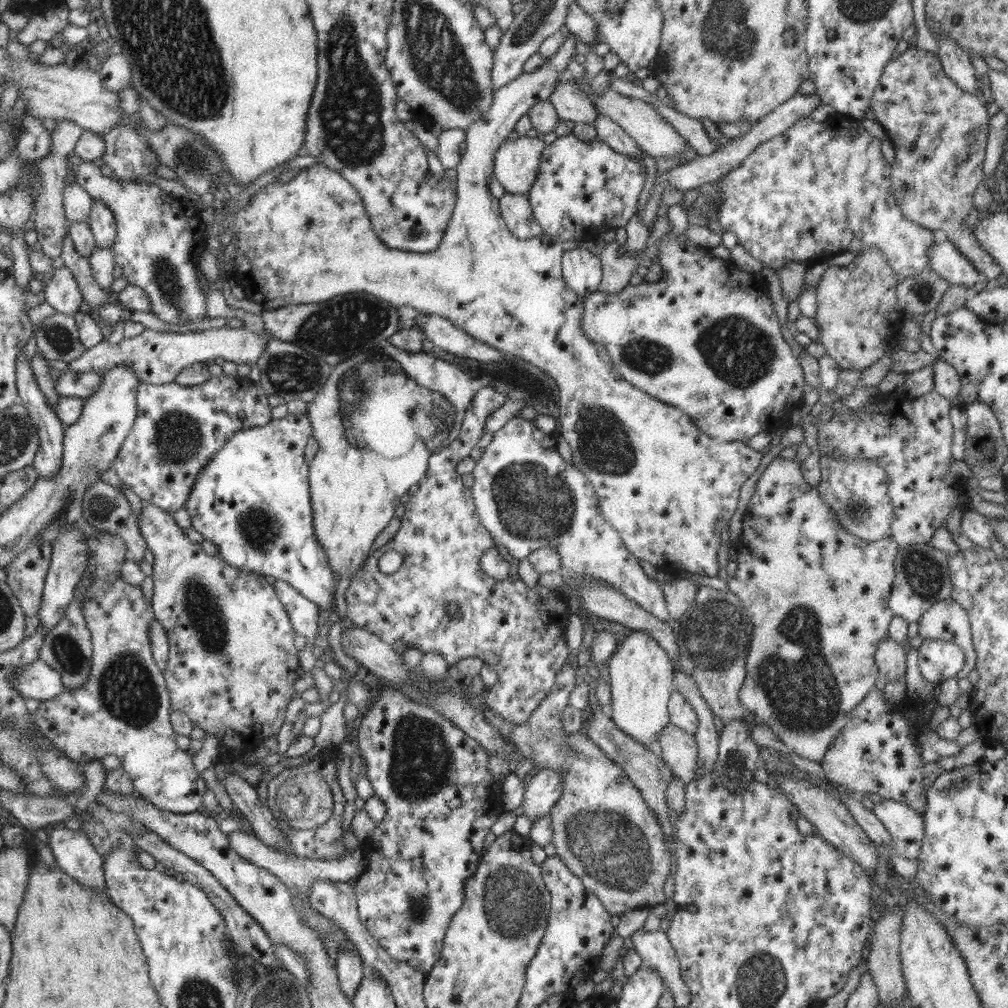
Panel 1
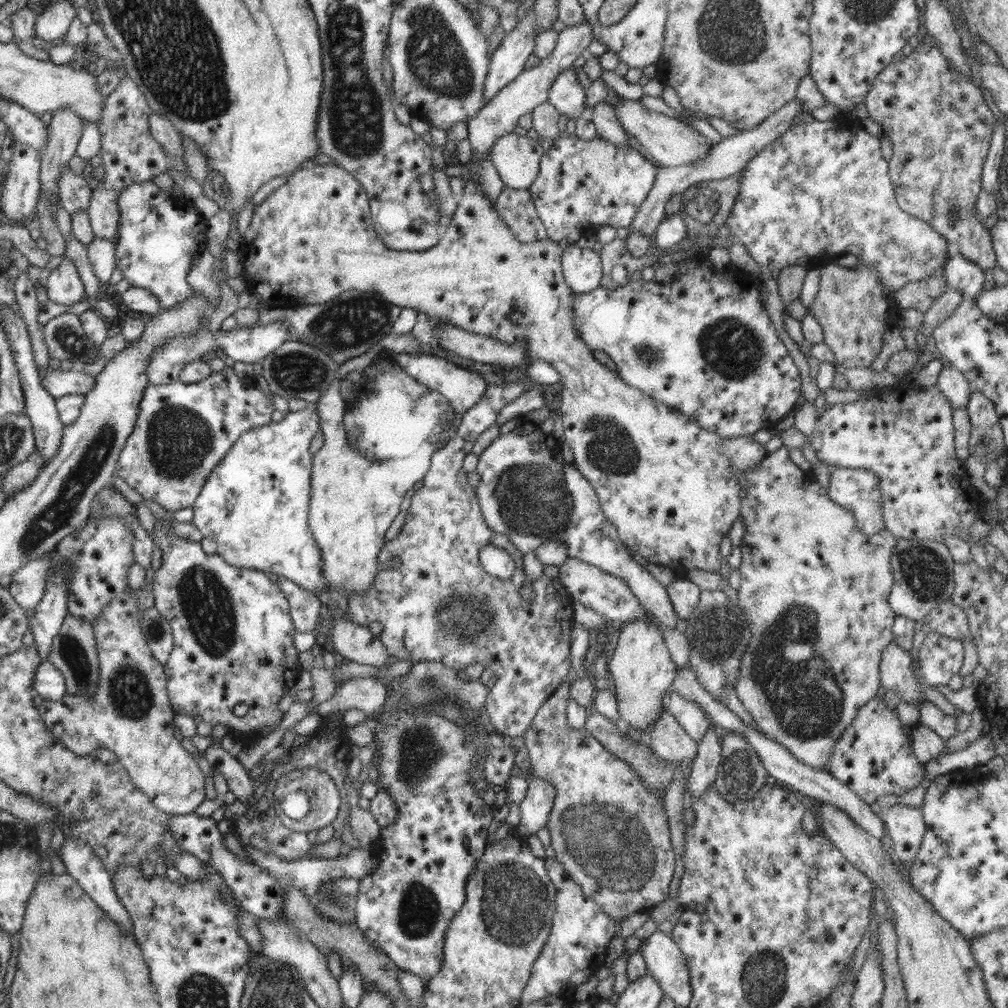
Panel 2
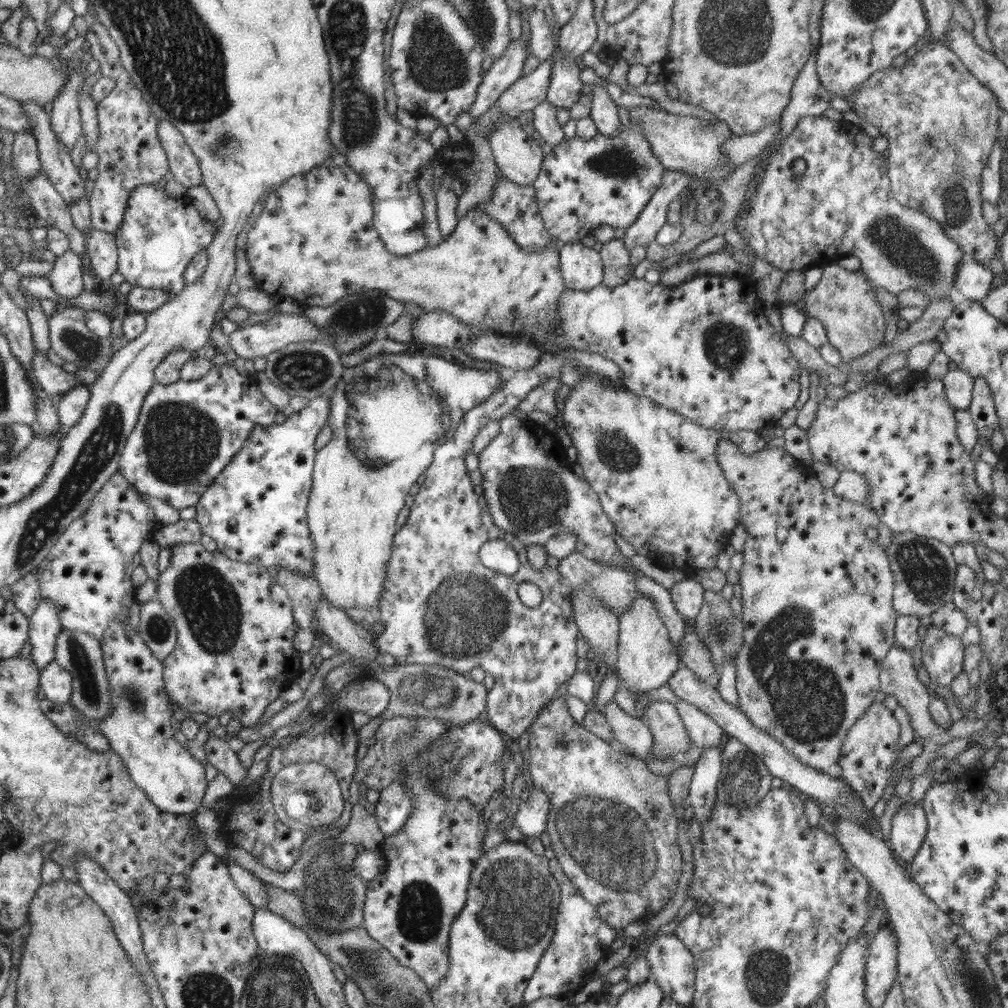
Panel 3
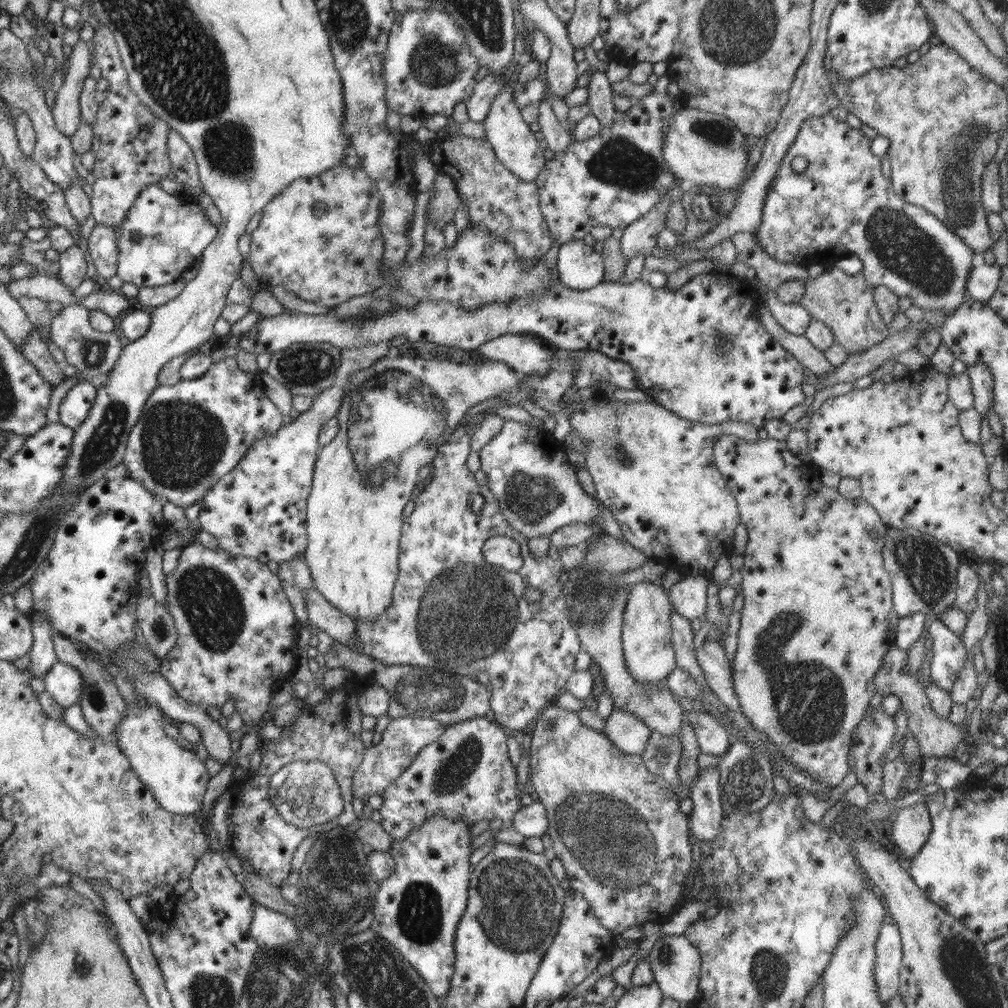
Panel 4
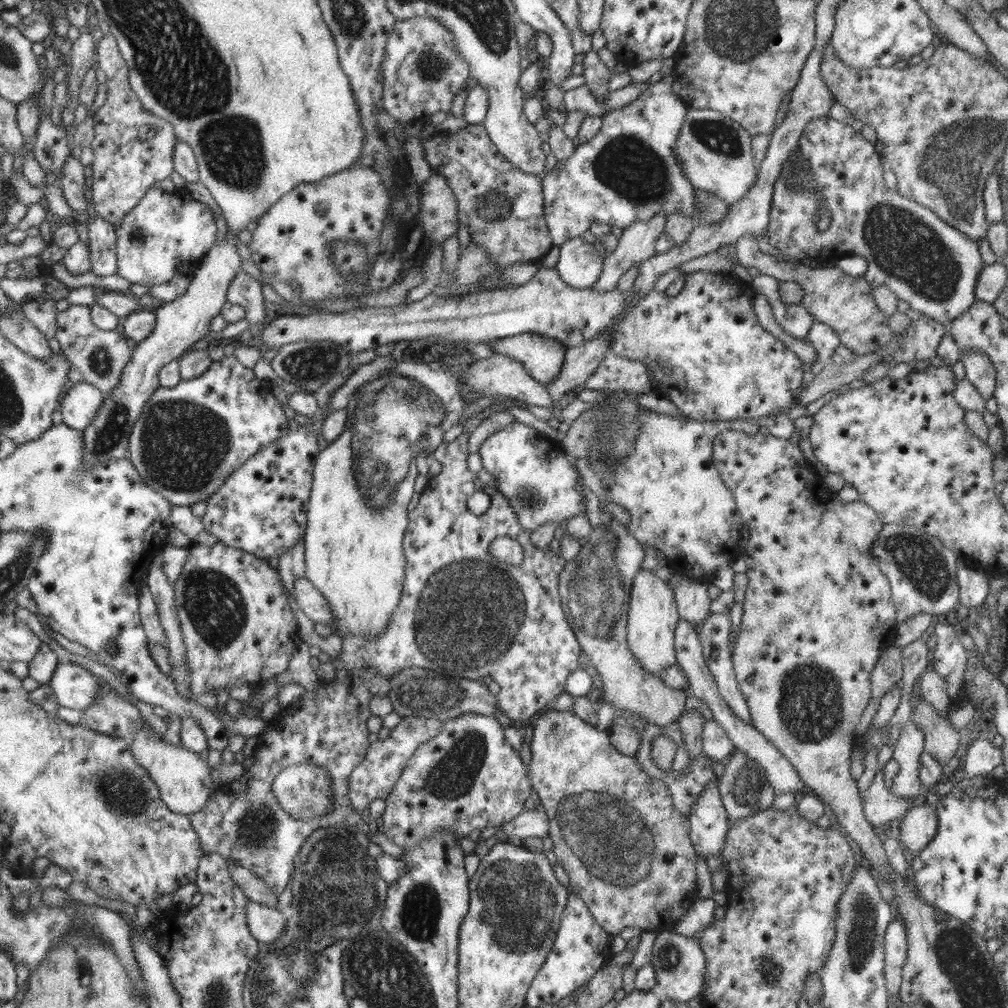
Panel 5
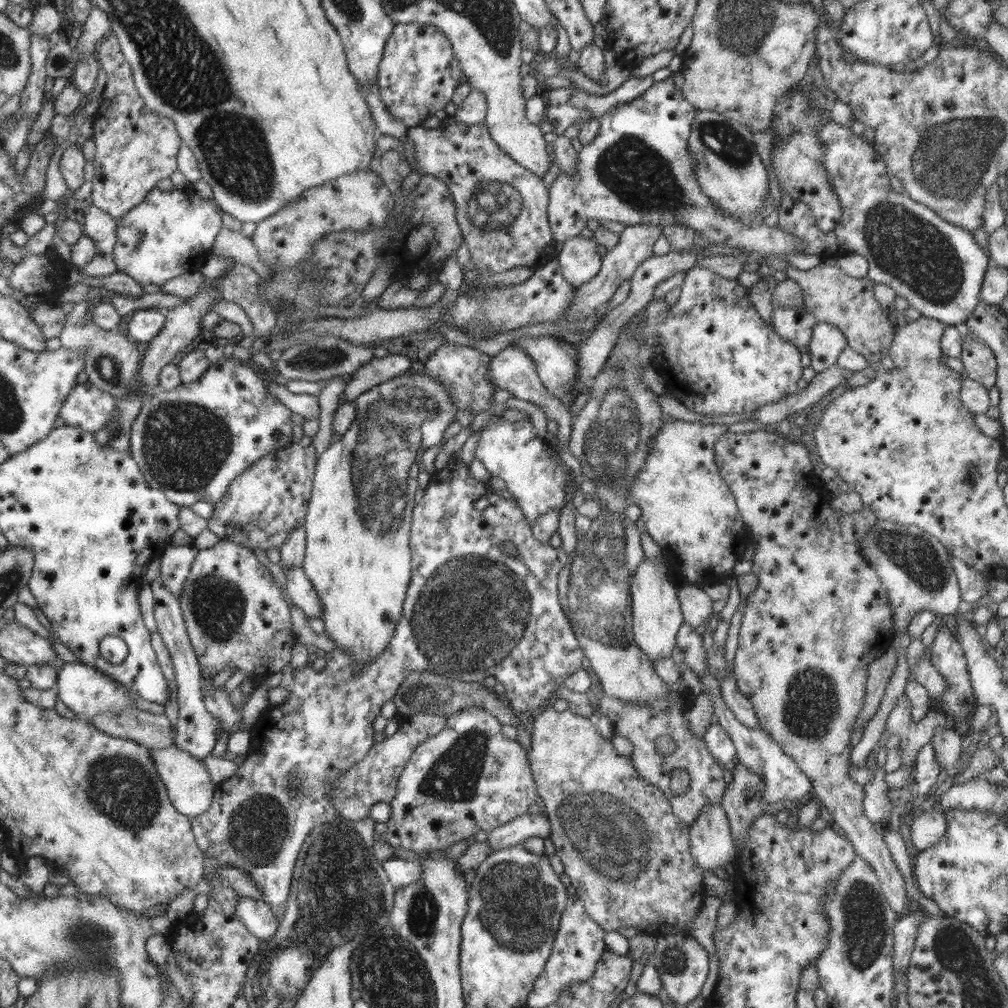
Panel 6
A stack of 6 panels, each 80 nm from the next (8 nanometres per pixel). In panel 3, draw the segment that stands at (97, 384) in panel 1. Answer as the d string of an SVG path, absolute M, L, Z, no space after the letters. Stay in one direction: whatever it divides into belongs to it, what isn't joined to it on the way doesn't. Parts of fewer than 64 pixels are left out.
M35 350L32 366L32 377L38 381L42 390L49 397L56 396L56 394L63 395L71 388L81 384L81 380L75 374L69 373L62 369L61 366L53 364L46 356L46 352L41 352L41 350Z

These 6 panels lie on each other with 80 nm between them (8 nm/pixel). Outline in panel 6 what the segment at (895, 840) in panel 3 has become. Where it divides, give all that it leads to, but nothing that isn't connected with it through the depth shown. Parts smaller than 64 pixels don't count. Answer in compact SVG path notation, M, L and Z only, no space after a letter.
M914 807L914 811L914 818L910 824L910 840L921 851L944 836L947 820L940 810L921 810Z

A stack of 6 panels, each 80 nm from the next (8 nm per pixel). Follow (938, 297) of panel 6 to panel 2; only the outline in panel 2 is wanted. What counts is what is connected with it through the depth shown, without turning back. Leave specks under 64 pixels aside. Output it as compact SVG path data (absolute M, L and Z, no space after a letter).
M802 112L793 119L791 127L775 138L768 146L764 146L756 158L752 158L741 171L740 190L738 198L734 201L731 213L725 226L730 229L736 242L743 244L748 254L760 265L762 270L777 273L787 266L803 266L807 270L823 268L827 264L835 263L842 255L854 255L860 262L874 267L879 274L879 281L886 286L890 292L895 293L909 282L918 282L934 275L942 276L943 264L952 254L953 247L947 240L936 232L927 222L906 214L896 202L893 184L889 175L889 162L881 155L881 140L877 136L868 133L859 121L853 118L841 117L837 120L820 121L814 119L811 113Z

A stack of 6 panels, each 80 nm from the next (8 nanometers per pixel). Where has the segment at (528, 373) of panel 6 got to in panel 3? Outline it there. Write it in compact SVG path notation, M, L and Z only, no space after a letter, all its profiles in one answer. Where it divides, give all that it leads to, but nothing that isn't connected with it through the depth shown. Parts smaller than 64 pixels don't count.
M390 353L385 362L362 362L359 365L348 367L338 380L336 387L330 392L330 404L335 404L337 412L330 412L325 424L332 429L332 438L321 448L315 456L313 466L312 488L307 505L307 526L310 538L313 540L312 546L312 573L313 578L318 581L321 588L322 597L328 599L333 605L342 606L345 609L369 609L377 605L383 590L386 589L386 577L388 573L388 562L392 560L392 545L396 536L396 521L400 510L402 510L406 496L409 495L410 488L420 474L424 474L426 469L432 464L433 454L436 450L436 440L445 443L452 438L454 431L458 428L465 412L471 408L482 404L493 392L501 387L503 380L494 369L484 371L484 369L466 368L462 365L452 363L442 357L406 355L406 353Z

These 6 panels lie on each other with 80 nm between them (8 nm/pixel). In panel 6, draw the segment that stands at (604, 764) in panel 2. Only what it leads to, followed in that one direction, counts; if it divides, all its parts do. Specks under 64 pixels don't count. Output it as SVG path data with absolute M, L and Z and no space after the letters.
M542 708L535 715L528 719L531 733L531 746L529 749L530 769L536 783L537 795L544 802L544 812L550 823L549 839L555 846L555 854L562 861L565 873L570 878L571 887L576 889L575 895L583 902L588 916L600 925L600 928L610 932L618 928L636 928L640 933L652 937L689 934L689 926L698 914L702 901L706 897L702 874L704 869L695 861L690 854L689 827L686 822L680 820L672 810L668 799L657 787L648 783L634 770L630 758L620 756L612 746L612 743L604 738L597 729L594 719L580 716L570 710L558 712L553 708Z

